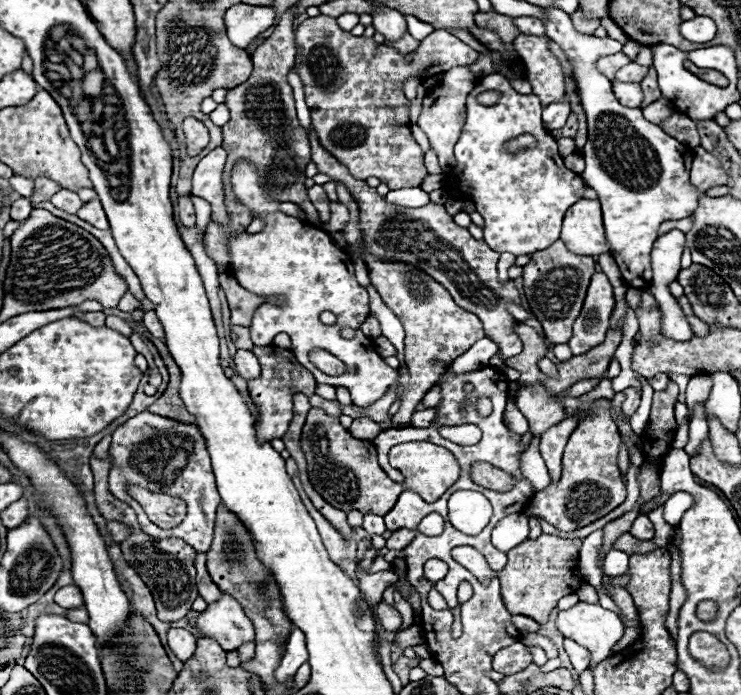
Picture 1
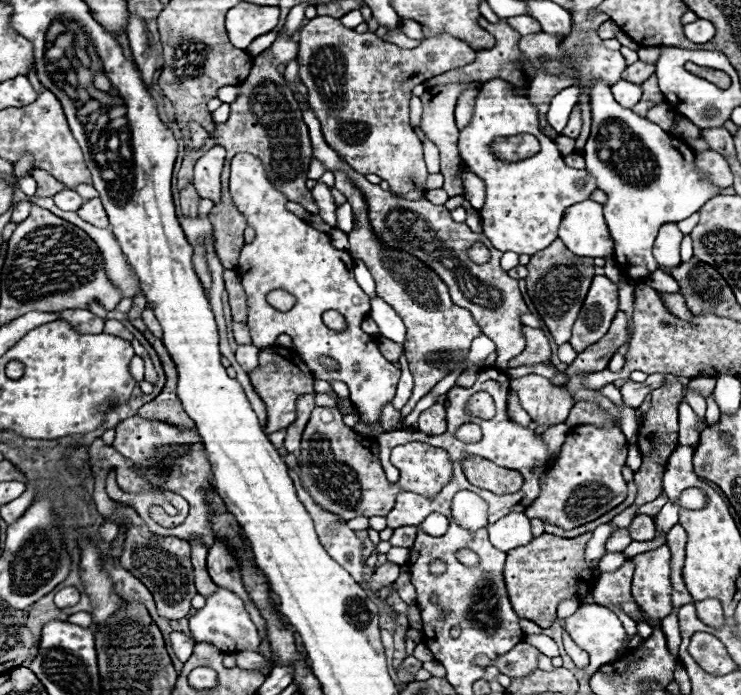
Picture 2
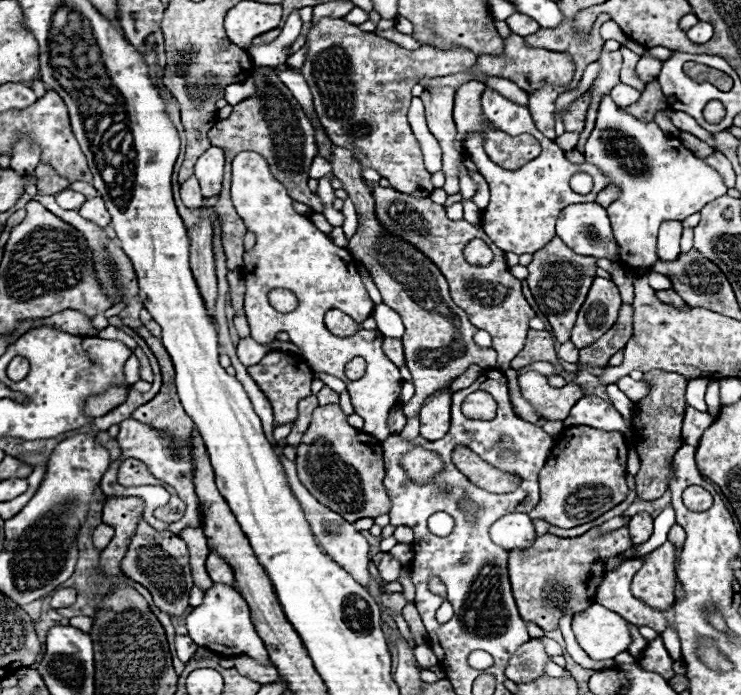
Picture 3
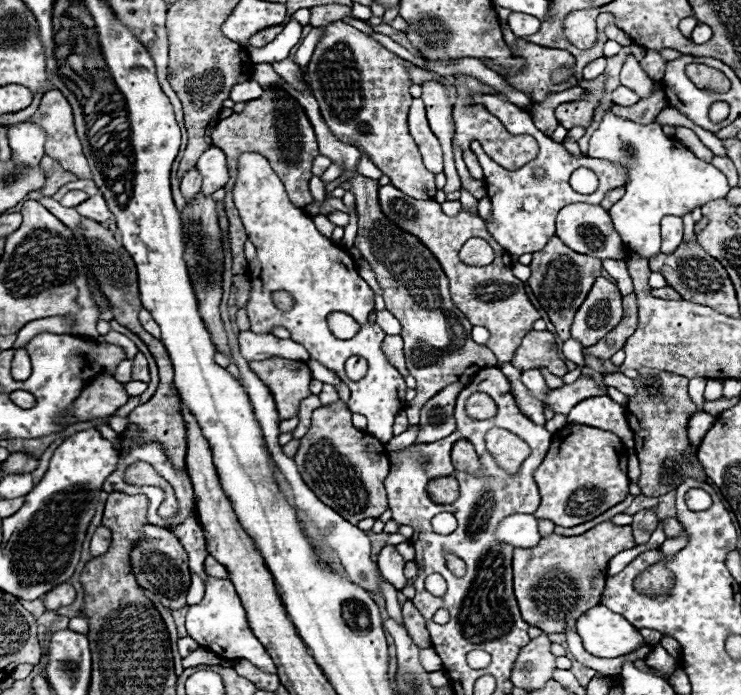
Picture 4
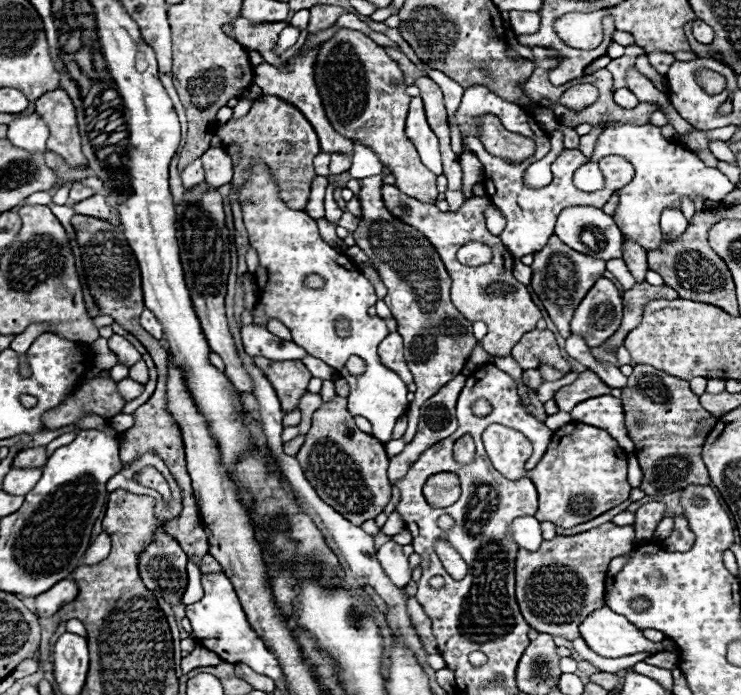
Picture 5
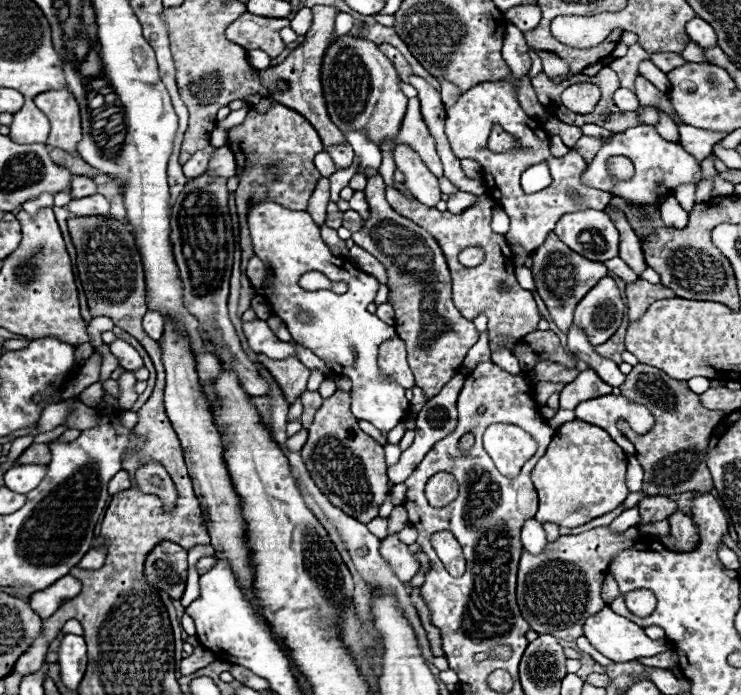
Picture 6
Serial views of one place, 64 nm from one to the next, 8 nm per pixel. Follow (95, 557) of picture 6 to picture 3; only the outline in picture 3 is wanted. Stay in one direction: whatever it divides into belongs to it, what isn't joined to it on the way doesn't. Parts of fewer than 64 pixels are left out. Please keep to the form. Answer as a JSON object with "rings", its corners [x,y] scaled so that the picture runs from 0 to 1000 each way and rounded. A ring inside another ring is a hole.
{"rings":[[[146,754],[130,757],[130,763],[127,763],[127,786],[130,786],[132,791],[140,791],[140,788],[146,786],[146,780],[151,777],[151,771],[154,771],[151,757],[146,757]]]}

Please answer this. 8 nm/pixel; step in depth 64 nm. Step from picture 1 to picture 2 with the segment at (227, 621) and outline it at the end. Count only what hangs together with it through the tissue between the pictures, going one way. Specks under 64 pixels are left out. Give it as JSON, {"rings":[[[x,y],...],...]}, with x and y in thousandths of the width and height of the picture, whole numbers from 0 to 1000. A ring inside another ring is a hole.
{"rings":[[[294,846],[294,852],[289,852],[283,860],[278,860],[278,872],[270,875],[262,886],[256,886],[256,906],[259,906],[259,918],[265,924],[281,921],[283,927],[291,927],[291,932],[297,932],[305,941],[324,938],[329,932],[348,938],[348,929],[351,929],[345,901],[340,898],[335,881],[329,878],[329,866],[318,855],[313,855],[302,846]]]}

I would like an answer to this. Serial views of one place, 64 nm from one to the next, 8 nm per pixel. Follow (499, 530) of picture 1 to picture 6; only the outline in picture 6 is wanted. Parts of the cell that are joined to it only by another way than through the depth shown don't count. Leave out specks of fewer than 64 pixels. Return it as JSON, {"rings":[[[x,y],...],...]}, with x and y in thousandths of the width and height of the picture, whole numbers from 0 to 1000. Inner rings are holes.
{"rings":[[[721,745],[707,748],[707,754],[702,760],[702,780],[704,780],[704,788],[710,794],[729,797],[734,783],[737,783],[737,768],[731,763],[731,754],[726,748],[721,748]]]}

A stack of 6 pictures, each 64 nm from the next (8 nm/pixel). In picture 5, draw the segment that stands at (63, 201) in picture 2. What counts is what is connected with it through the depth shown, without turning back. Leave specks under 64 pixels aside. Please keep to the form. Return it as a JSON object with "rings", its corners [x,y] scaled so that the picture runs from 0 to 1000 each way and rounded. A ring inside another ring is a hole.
{"rings":[[[100,262],[97,265],[97,273],[94,273],[94,282],[92,282],[92,294],[97,296],[97,294],[103,294],[103,291],[108,291],[108,288],[116,288],[119,282],[124,282],[127,276],[121,273],[121,271],[116,271],[116,268],[111,268],[108,262]]]}

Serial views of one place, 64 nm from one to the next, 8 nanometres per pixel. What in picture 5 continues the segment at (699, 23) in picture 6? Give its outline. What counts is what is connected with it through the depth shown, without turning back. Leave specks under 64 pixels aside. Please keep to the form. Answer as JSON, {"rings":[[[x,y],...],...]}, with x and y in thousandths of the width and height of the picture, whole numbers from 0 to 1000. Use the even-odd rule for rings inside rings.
{"rings":[[[937,29],[937,55],[945,60],[945,63],[958,63],[961,60],[961,55],[964,55],[964,46],[961,46],[961,40],[955,37],[955,35],[950,35],[950,32],[945,32],[945,29]]]}

